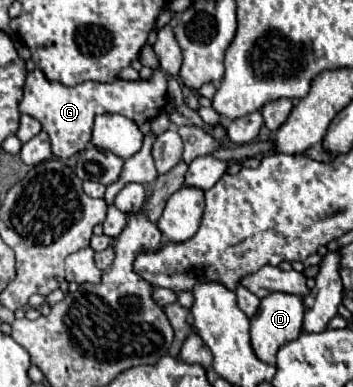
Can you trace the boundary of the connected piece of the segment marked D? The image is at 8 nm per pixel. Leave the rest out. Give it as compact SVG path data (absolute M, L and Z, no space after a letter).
M271 293L261 301L259 315L253 315L251 319L251 347L255 355L269 365L275 365L275 355L279 347L285 343L297 339L301 335L303 325L303 299L289 293Z

